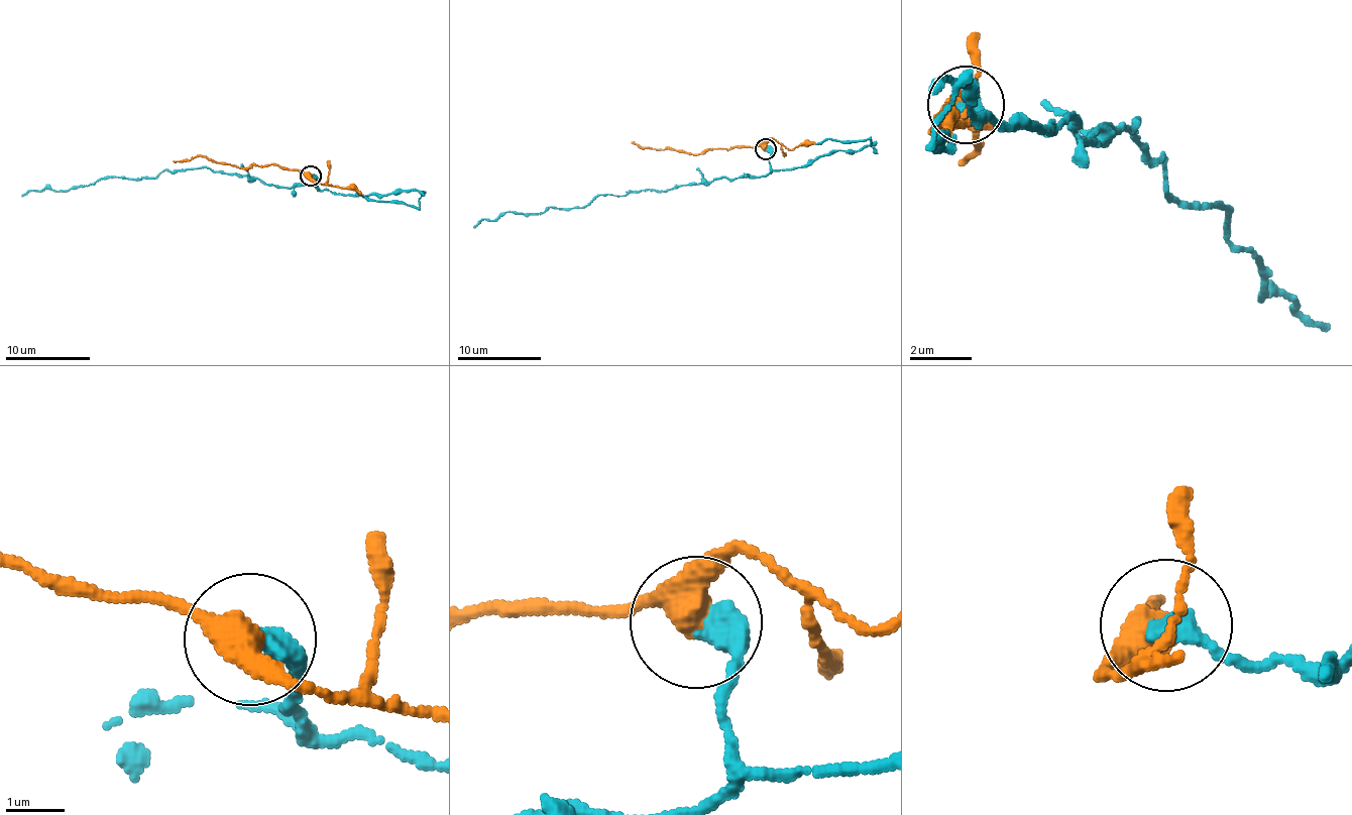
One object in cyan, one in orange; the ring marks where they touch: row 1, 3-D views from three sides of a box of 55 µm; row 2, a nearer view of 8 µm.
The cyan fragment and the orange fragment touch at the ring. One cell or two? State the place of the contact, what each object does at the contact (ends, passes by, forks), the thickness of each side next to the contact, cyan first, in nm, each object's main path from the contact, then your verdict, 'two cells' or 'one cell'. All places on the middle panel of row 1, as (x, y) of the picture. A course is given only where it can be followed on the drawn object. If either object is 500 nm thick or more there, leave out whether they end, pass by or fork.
(765, 148) | cyan ends | orange passes by | 480/440 nm | cyan via (767, 148), (770, 170), (764, 176), (597, 194), (582, 207), (504, 212), (473, 227) | orange via (765, 148), (736, 146), (694, 153), (641, 147), (631, 141) | one cell

